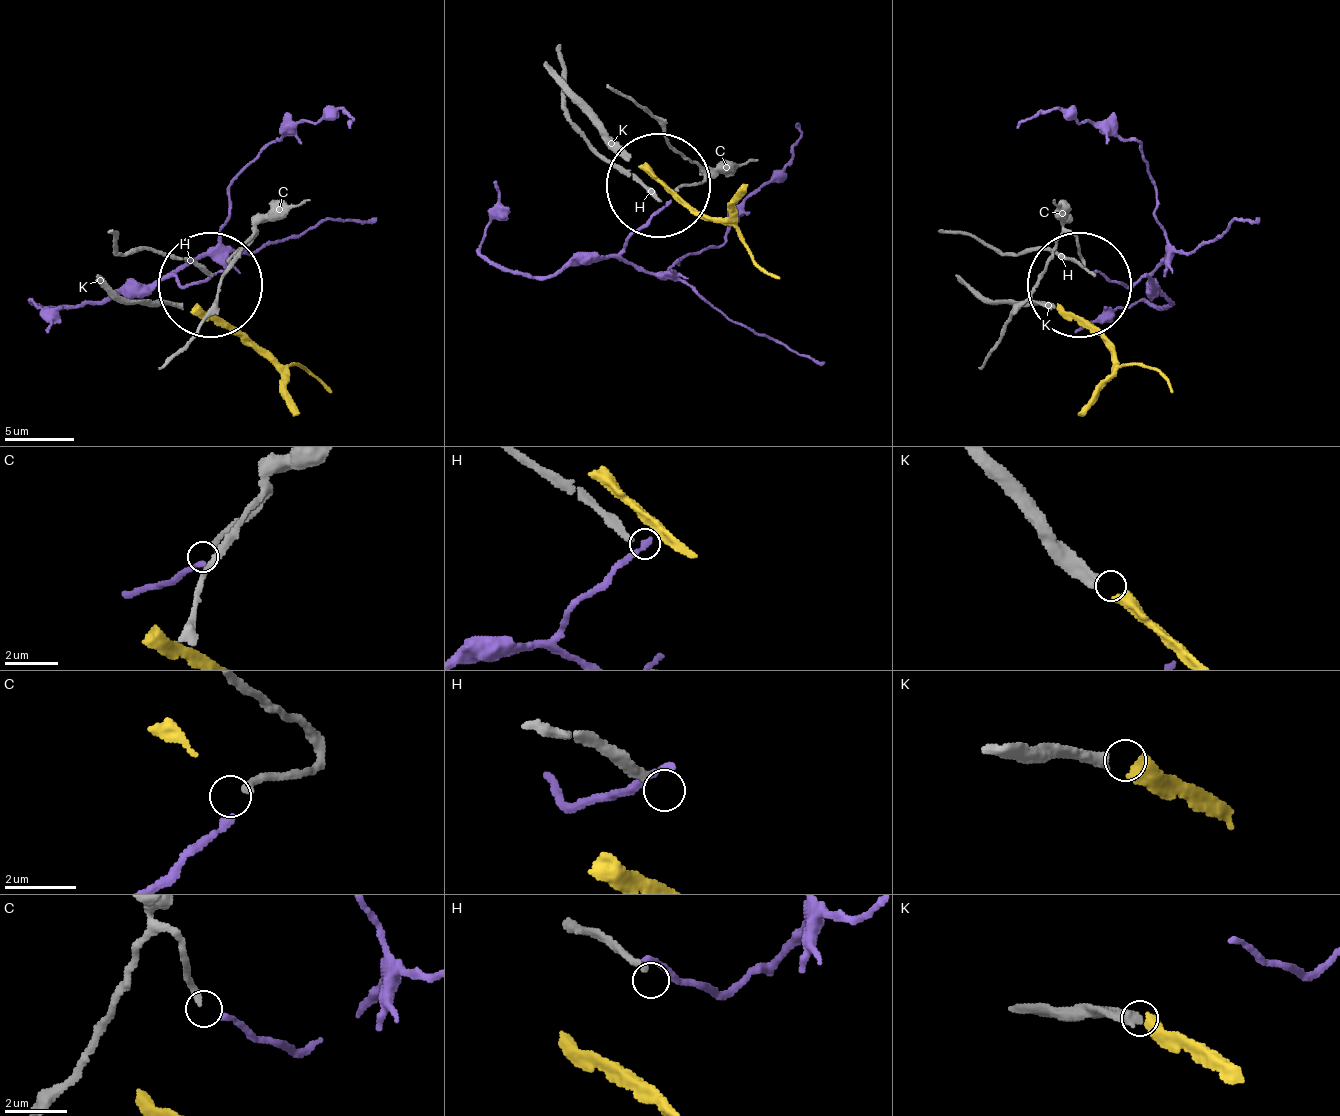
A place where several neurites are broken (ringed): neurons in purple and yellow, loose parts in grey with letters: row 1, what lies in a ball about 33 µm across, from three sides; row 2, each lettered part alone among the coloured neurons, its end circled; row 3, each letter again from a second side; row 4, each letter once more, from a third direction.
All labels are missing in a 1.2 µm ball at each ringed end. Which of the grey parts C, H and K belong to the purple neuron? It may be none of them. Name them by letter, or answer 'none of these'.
C

